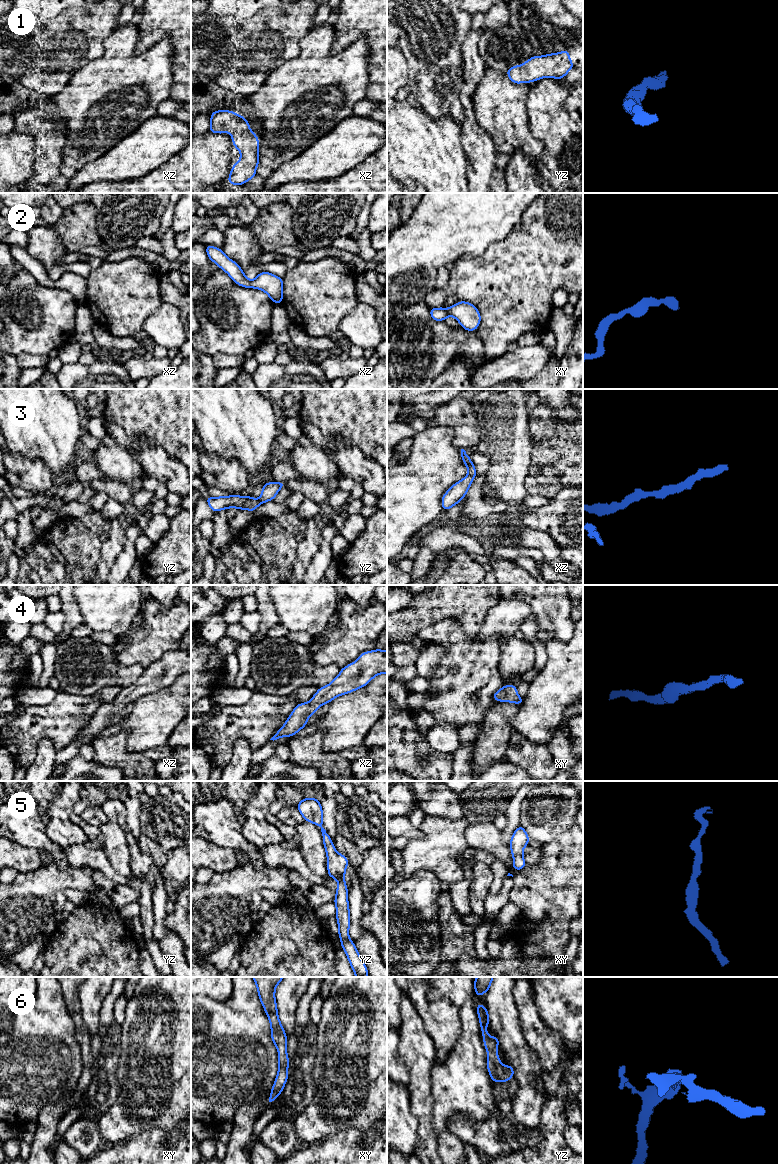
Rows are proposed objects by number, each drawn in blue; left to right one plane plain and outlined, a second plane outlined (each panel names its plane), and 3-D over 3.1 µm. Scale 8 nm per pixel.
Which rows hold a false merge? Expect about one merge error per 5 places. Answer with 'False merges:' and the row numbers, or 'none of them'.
False merges: none of them

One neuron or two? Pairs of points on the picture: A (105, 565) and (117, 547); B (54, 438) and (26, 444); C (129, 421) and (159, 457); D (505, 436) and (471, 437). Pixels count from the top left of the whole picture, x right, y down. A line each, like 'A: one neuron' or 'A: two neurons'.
A: one neuron
B: one neuron
C: two neurons
D: two neurons

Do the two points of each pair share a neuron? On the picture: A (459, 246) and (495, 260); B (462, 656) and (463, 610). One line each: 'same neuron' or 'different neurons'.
A: different neurons
B: different neurons

